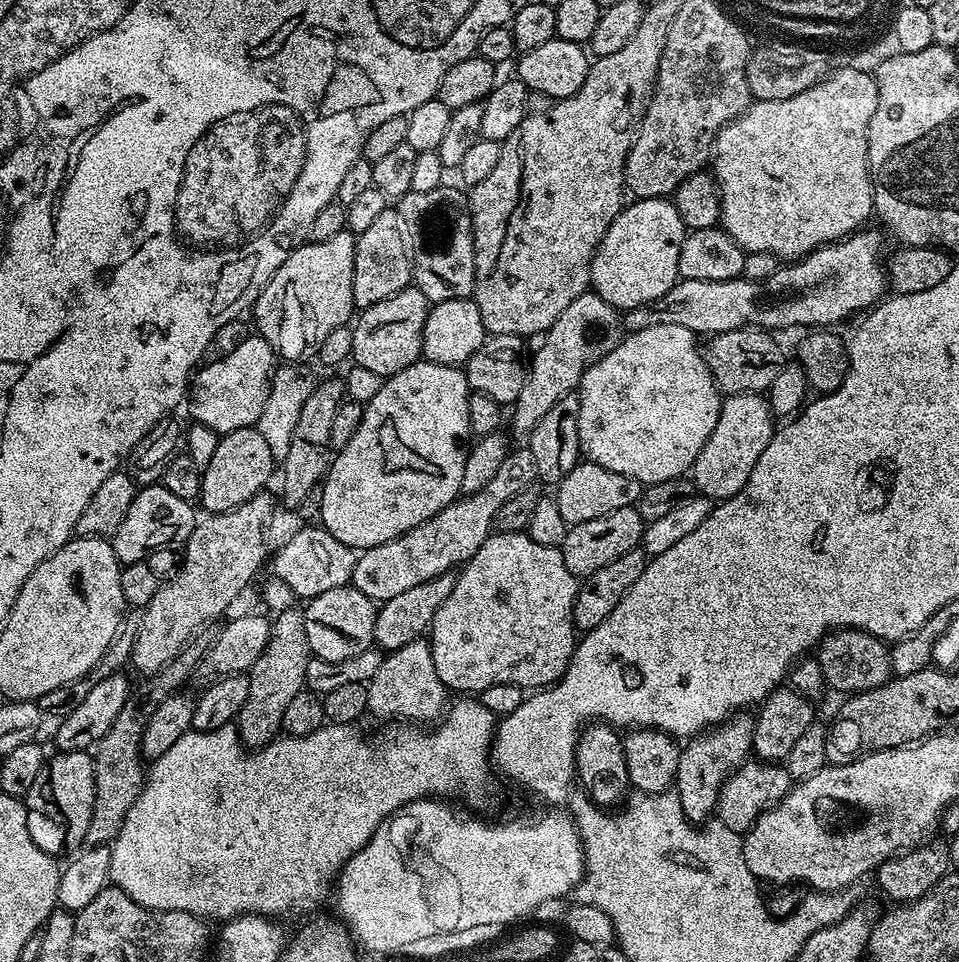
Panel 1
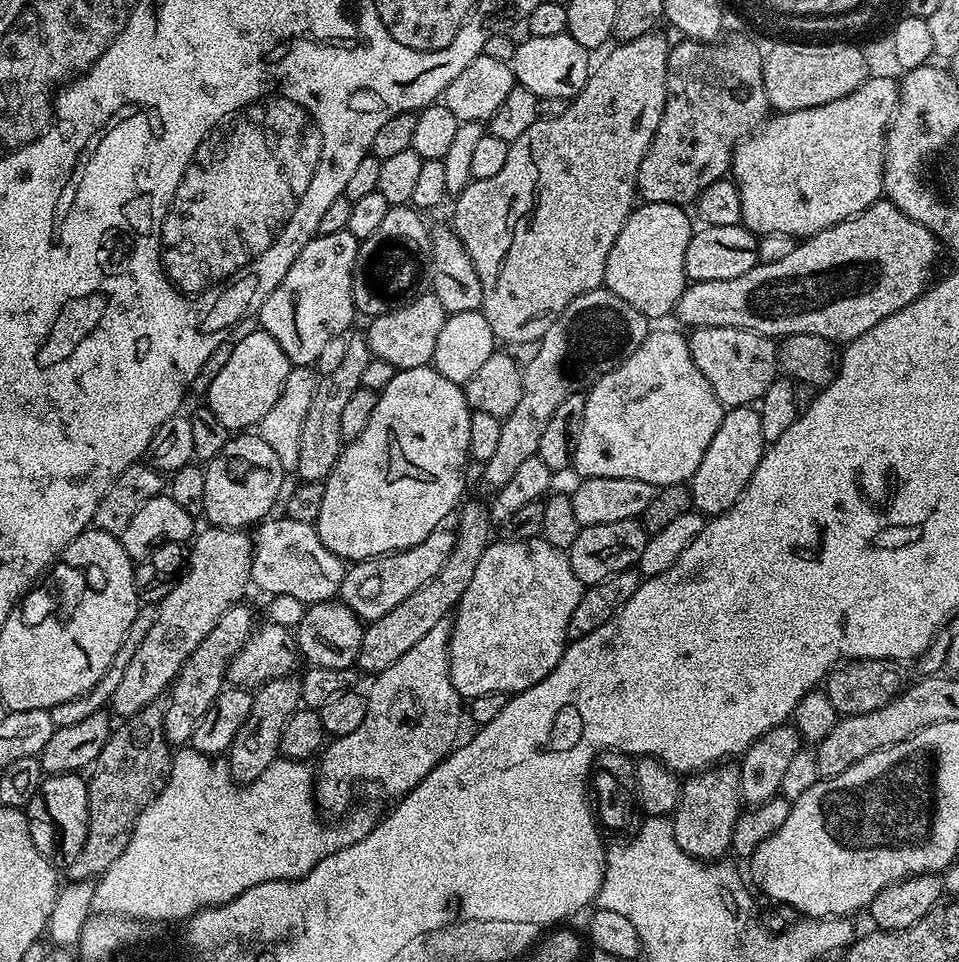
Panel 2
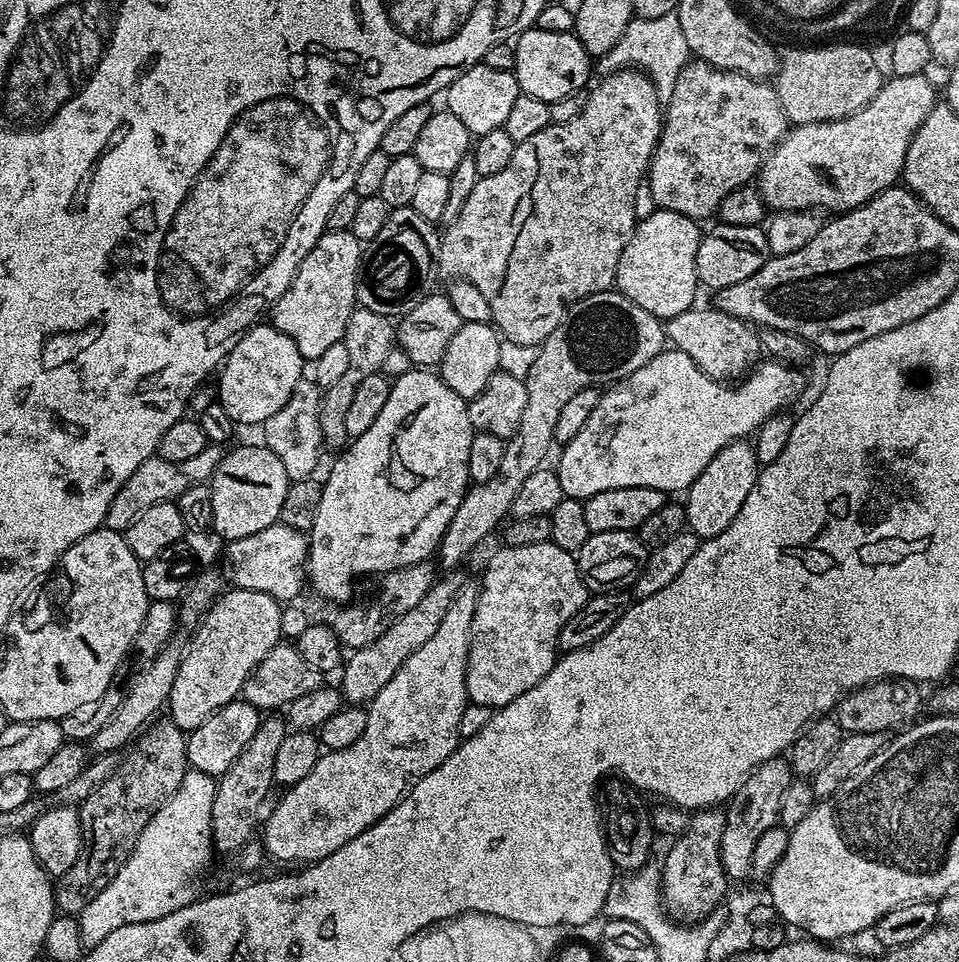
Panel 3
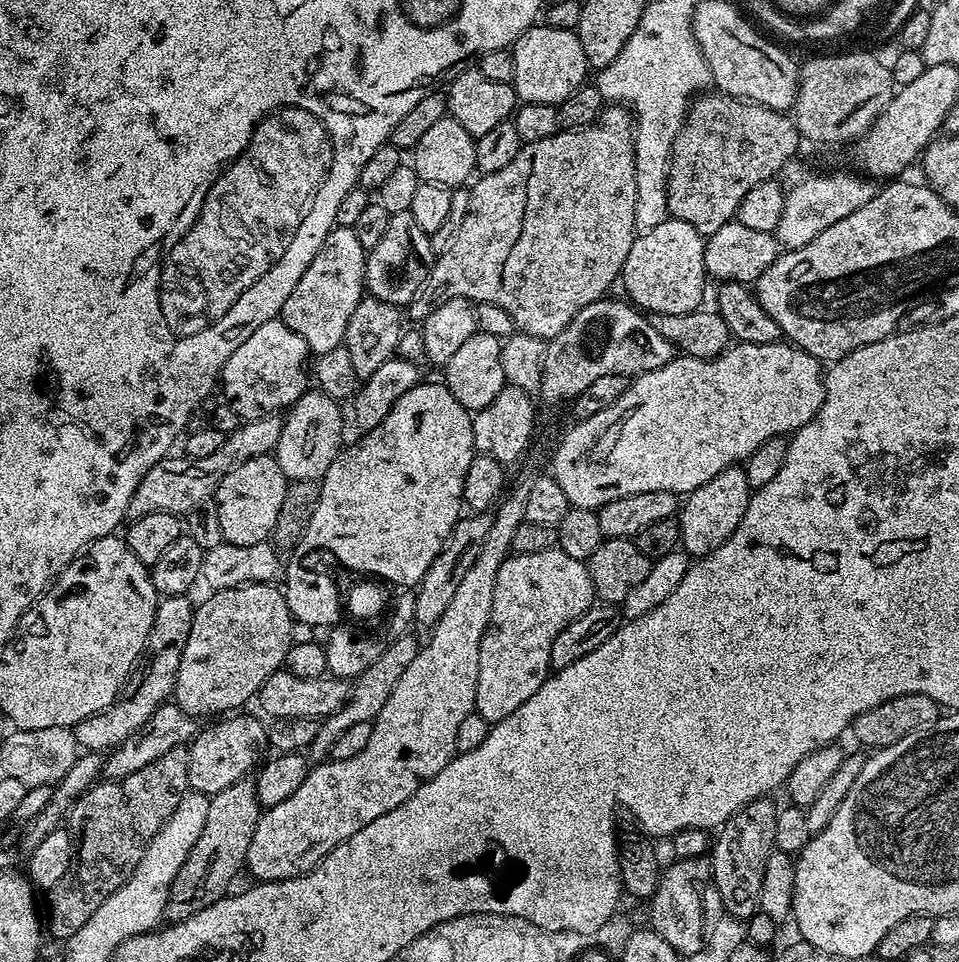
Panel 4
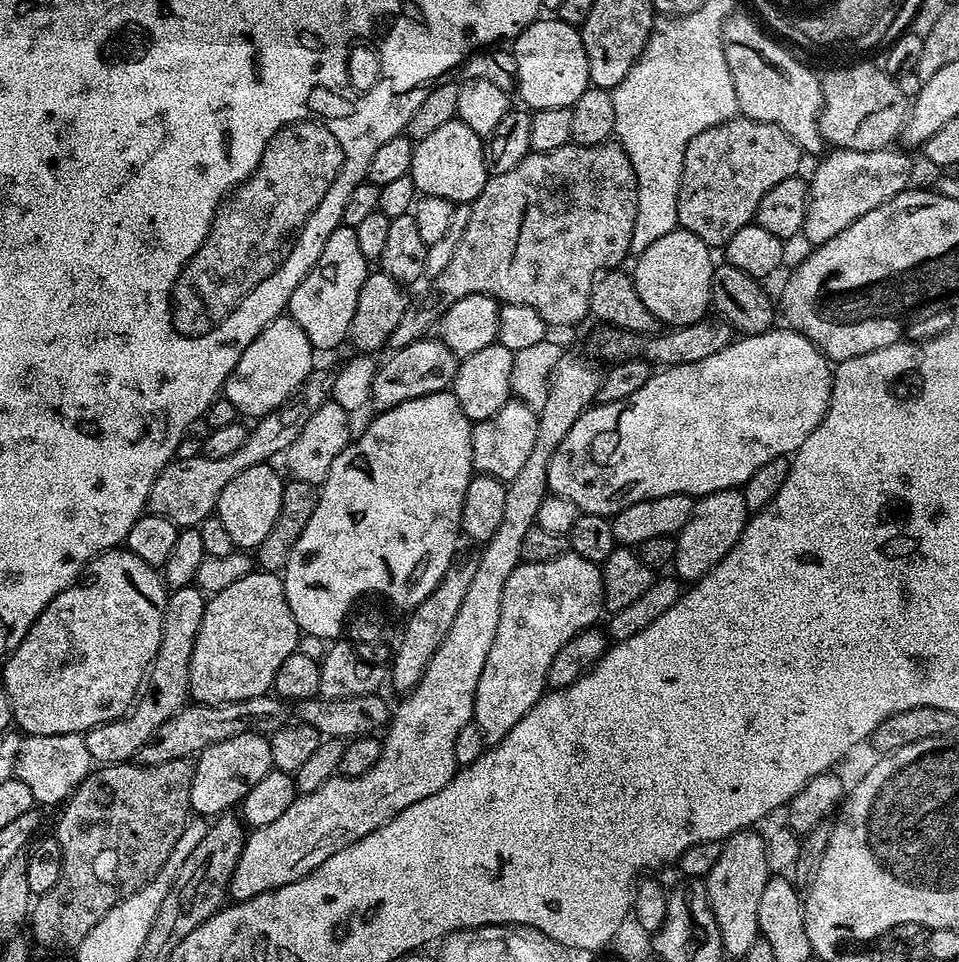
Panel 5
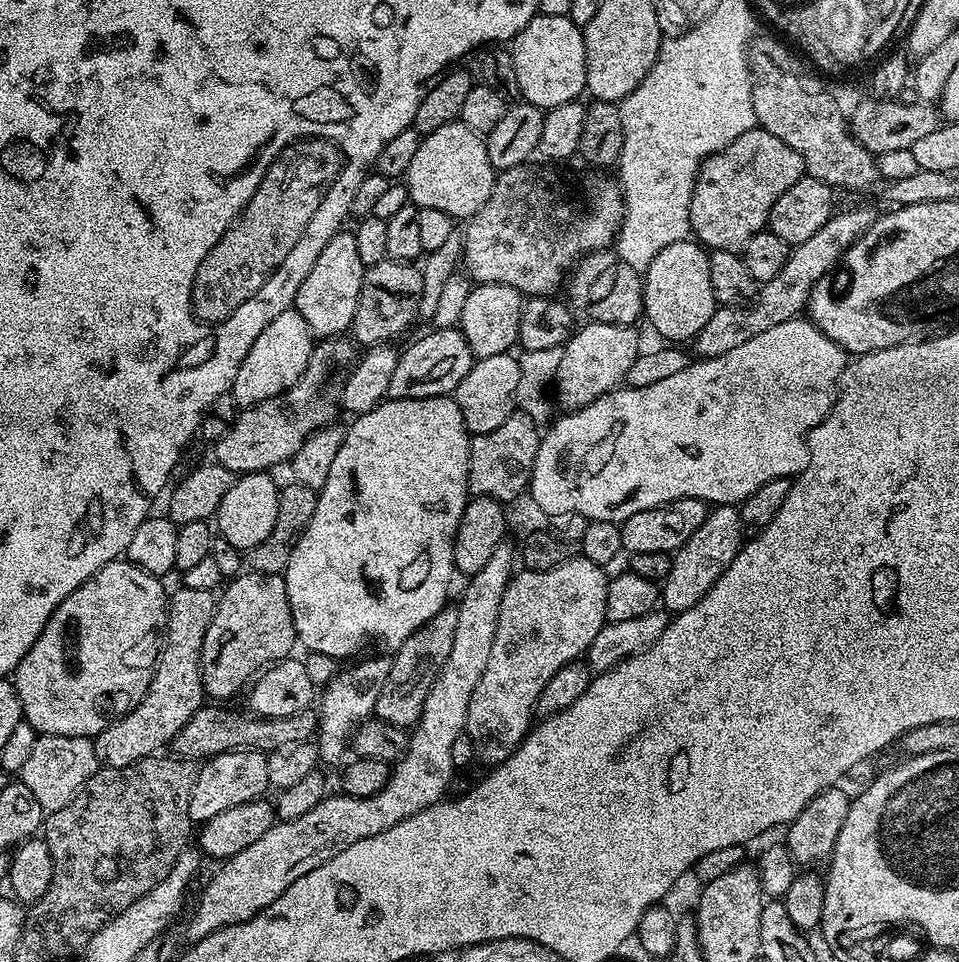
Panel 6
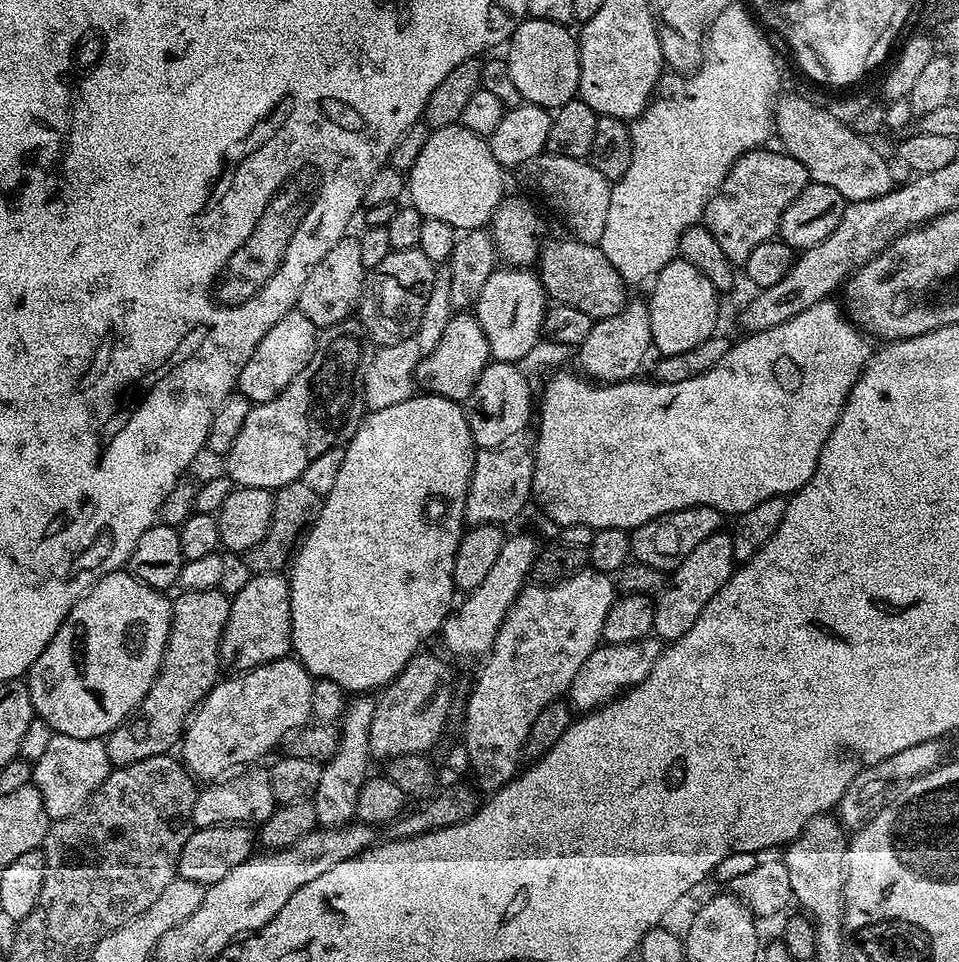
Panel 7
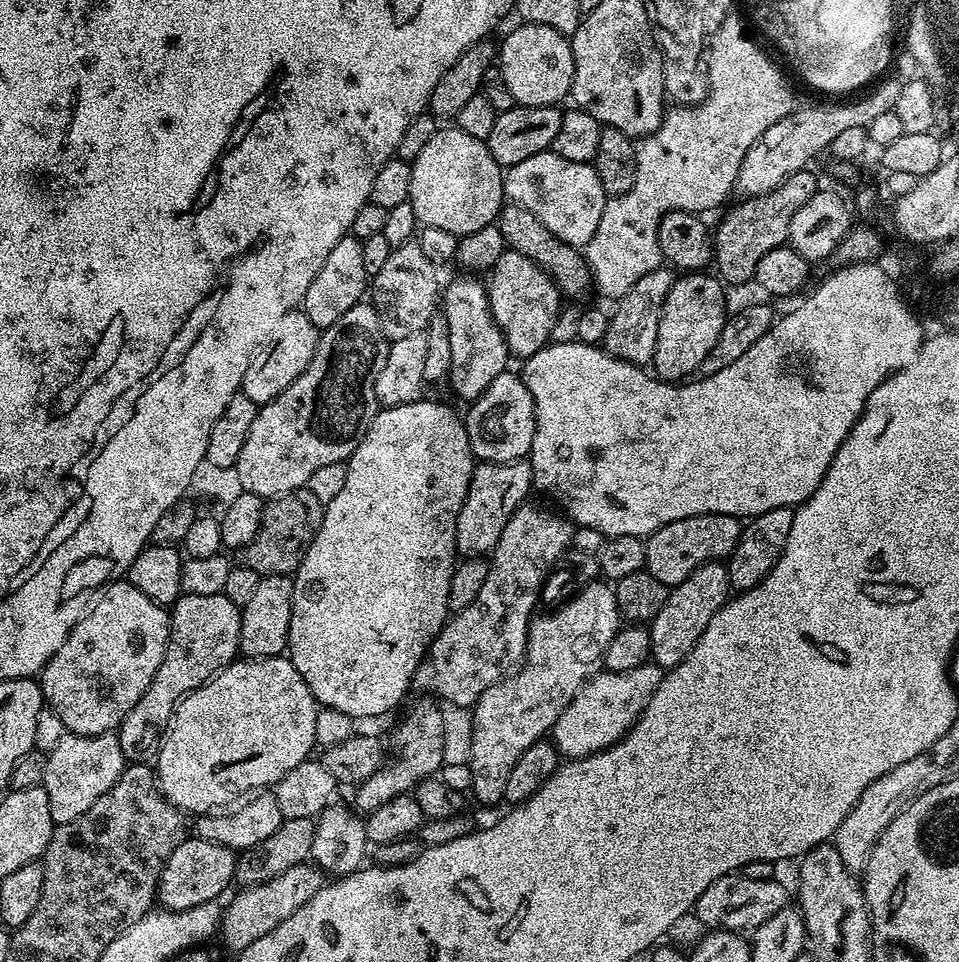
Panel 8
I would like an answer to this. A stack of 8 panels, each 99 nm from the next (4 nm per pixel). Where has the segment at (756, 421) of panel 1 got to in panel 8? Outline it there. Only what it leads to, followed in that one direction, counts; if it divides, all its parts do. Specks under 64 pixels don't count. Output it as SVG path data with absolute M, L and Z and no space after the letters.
M720 562L699 564L690 574L690 578L675 585L666 598L666 606L662 606L662 610L658 610L658 614L650 622L651 659L656 665L662 670L678 667L686 654L694 650L698 638L702 638L702 630L710 626L710 618L718 614L718 610L729 598L728 570Z

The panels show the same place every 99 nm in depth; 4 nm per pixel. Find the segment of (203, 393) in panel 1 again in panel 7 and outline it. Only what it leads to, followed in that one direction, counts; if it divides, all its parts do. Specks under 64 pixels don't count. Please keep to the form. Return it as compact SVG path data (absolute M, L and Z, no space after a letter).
M298 310L287 312L278 318L278 322L274 322L274 326L270 326L270 330L266 330L266 338L262 338L254 354L250 354L250 362L242 366L236 388L246 394L246 398L250 398L253 404L270 402L270 398L282 394L282 390L286 390L286 386L290 386L290 382L302 374L306 362L310 362L316 349L317 335L318 329L314 322L310 322L310 318L306 318L306 314Z

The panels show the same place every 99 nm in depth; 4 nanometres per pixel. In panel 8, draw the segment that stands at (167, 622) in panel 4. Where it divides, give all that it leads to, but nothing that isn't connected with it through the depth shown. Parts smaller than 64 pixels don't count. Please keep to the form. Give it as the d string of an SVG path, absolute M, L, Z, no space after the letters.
M223 592L218 594L181 594L177 598L175 604L170 608L170 619L168 621L168 645L166 646L166 654L162 658L162 666L158 666L158 670L154 674L154 678L150 682L150 686L146 690L146 694L142 694L142 698L138 698L138 702L134 702L134 706L124 715L124 719L118 725L118 735L120 745L122 746L122 754L125 761L128 762L148 762L155 757L160 750L160 741L164 739L164 732L168 729L170 718L175 714L177 706L183 702L190 693L198 690L198 686L202 686L212 676L216 676L226 665L231 664L237 659L240 652L240 635L242 634L242 618L240 617L240 608L234 602L230 602L230 598L226 598Z

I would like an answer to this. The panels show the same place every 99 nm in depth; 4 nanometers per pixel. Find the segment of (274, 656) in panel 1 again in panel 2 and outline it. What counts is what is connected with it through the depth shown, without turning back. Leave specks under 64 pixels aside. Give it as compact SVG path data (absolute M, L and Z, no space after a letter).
M294 676L274 679L261 685L253 693L250 714L226 753L228 768L237 784L252 784L279 757L281 731L285 729L286 722L297 711L301 702L300 681Z

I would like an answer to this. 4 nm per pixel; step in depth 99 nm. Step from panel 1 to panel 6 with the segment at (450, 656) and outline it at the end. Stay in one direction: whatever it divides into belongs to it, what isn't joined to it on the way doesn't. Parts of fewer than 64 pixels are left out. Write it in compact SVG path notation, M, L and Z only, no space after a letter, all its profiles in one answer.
M577 554L550 570L520 570L513 575L500 599L494 646L490 646L486 670L482 670L482 678L478 678L474 694L470 694L470 706L464 723L470 742L474 742L477 761L495 766L506 762L506 758L514 754L530 731L542 686L546 686L546 682L550 682L562 666L579 661L587 653L590 642L594 642L594 637L603 630L606 623L606 590L610 579L609 573L604 572L607 571L601 565L590 562L583 554Z

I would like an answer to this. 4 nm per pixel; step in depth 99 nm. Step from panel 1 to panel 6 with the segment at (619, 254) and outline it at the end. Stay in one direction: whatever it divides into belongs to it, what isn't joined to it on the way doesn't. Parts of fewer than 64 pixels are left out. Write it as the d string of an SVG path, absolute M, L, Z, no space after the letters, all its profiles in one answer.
M689 238L666 246L654 257L654 262L642 273L644 281L643 319L652 323L652 328L664 342L691 342L698 330L710 322L717 310L714 286L710 286L709 253L695 239Z

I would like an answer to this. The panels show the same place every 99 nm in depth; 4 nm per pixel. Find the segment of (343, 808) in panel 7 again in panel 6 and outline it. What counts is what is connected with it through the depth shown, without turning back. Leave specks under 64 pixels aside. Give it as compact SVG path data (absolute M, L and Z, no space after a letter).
M386 655L377 660L364 660L353 668L341 667L336 676L322 688L318 696L318 747L321 765L339 765L345 759L344 751L349 751L353 732L376 711L378 694L382 694L382 685L386 682L386 674L390 674L391 665L391 659Z

